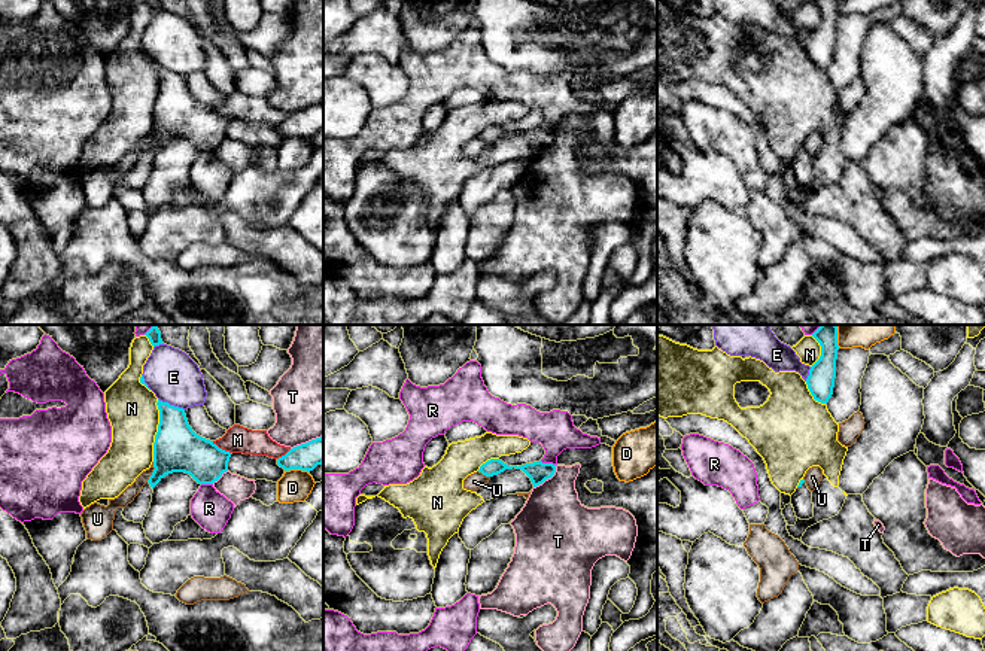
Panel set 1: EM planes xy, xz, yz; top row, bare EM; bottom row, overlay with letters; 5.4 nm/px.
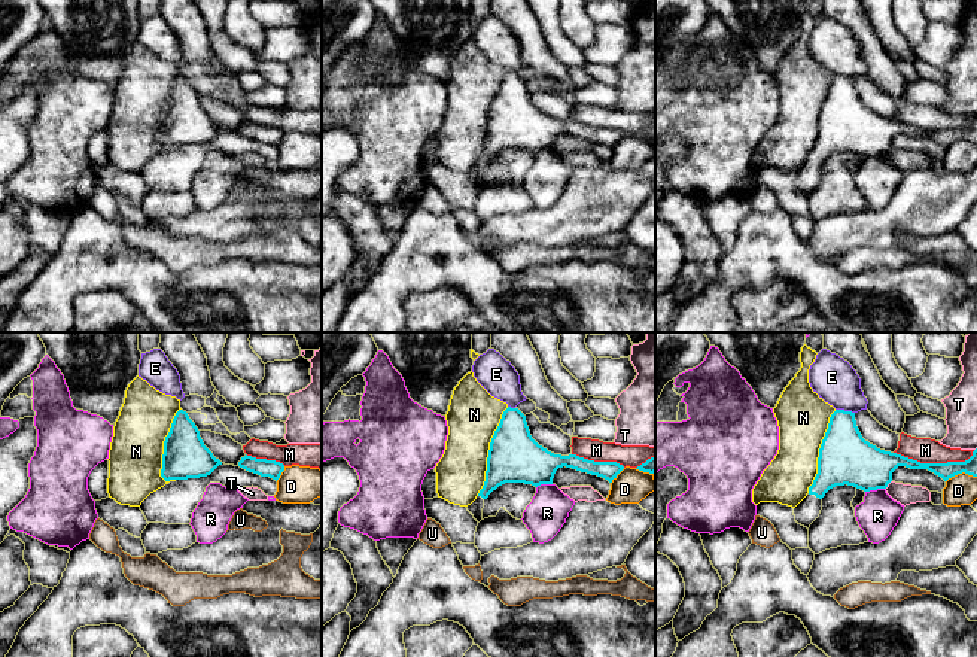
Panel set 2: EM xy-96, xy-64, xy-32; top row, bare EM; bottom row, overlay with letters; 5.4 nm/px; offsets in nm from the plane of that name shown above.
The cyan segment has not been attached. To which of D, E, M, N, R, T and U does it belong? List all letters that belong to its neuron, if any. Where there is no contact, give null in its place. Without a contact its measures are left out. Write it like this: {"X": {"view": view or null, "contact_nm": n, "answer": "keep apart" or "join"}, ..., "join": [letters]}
{"D": {"view": "xy", "contact_nm": 130, "answer": "keep apart"}, "E": {"view": "xy", "contact_nm": 160, "answer": "keep apart"}, "M": {"view": "xy", "contact_nm": 130, "answer": "keep apart"}, "N": {"view": "xy", "contact_nm": 340, "answer": "keep apart"}, "R": {"view": "xz", "contact_nm": 100, "answer": "keep apart"}, "T": {"view": "xz", "contact_nm": 180, "answer": "keep apart"}, "U": {"view": "xy", "contact_nm": 120, "answer": "keep apart"}, "join": []}

